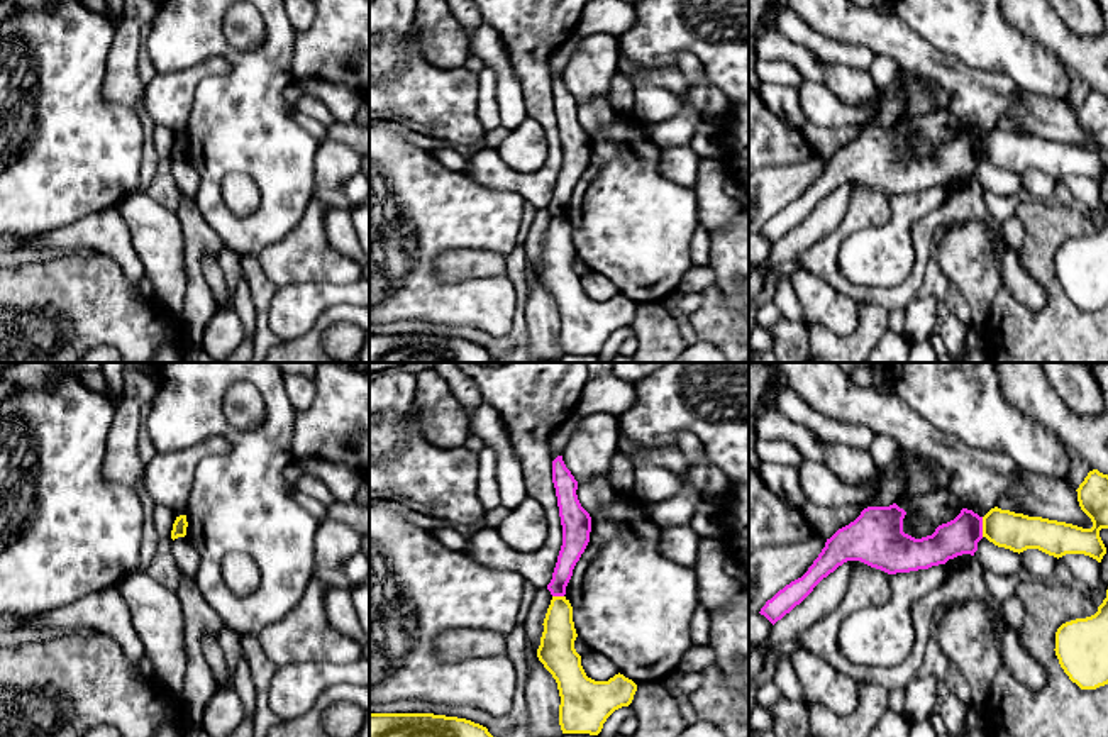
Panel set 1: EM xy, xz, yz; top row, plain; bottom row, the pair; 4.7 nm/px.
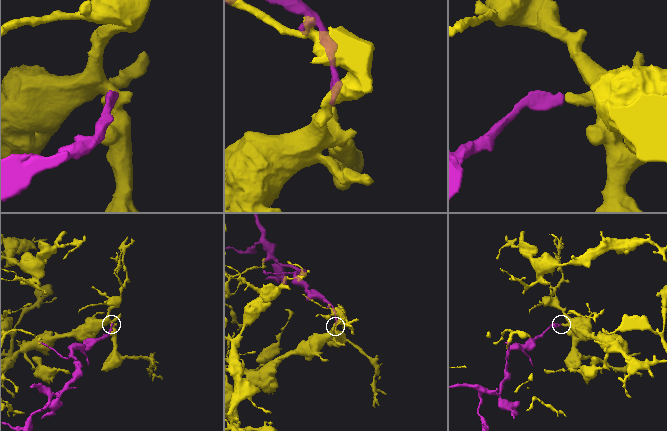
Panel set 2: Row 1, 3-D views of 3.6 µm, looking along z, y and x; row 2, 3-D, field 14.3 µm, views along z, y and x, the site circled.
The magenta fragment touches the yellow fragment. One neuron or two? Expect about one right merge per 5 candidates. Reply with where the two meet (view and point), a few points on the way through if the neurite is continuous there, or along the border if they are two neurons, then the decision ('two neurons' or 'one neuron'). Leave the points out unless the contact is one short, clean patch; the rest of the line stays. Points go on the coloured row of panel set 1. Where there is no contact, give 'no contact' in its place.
yz (981, 527) | along yz (981, 517), (983, 536) | two neurons

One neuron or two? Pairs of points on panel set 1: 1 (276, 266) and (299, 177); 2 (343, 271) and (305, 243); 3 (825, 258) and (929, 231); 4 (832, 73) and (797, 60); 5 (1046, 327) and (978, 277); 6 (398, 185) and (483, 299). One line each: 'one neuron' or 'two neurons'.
1: two neurons
2: one neuron
3: one neuron
4: one neuron
5: two neurons
6: one neuron

